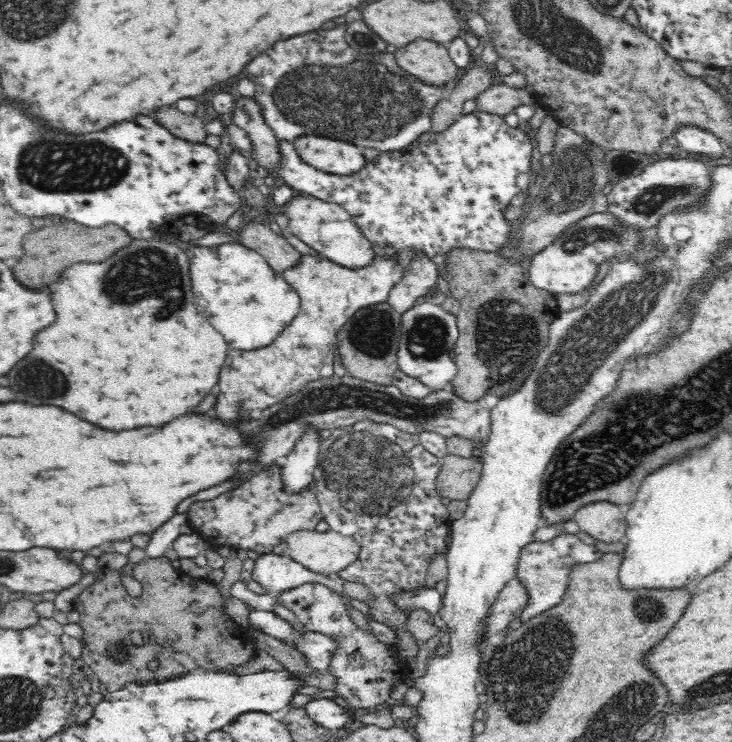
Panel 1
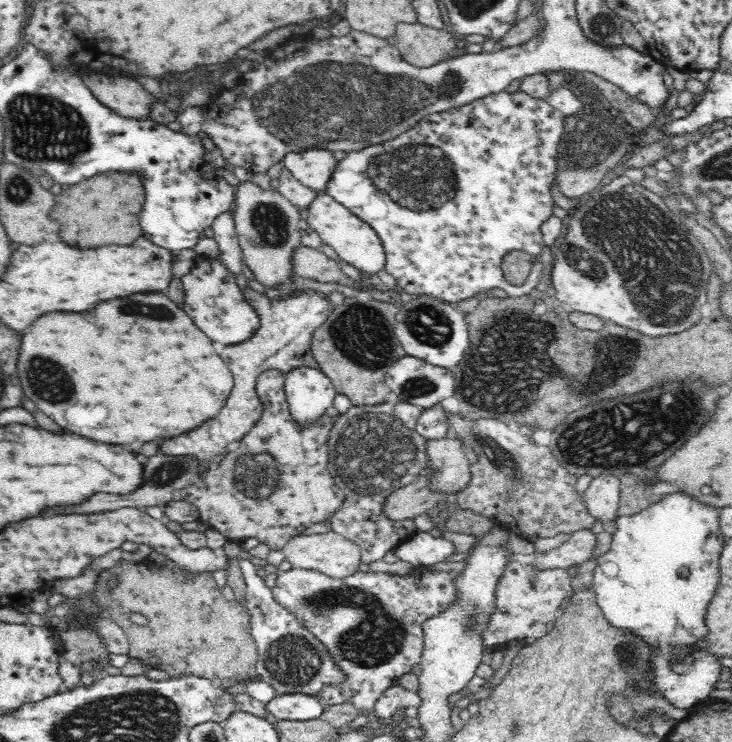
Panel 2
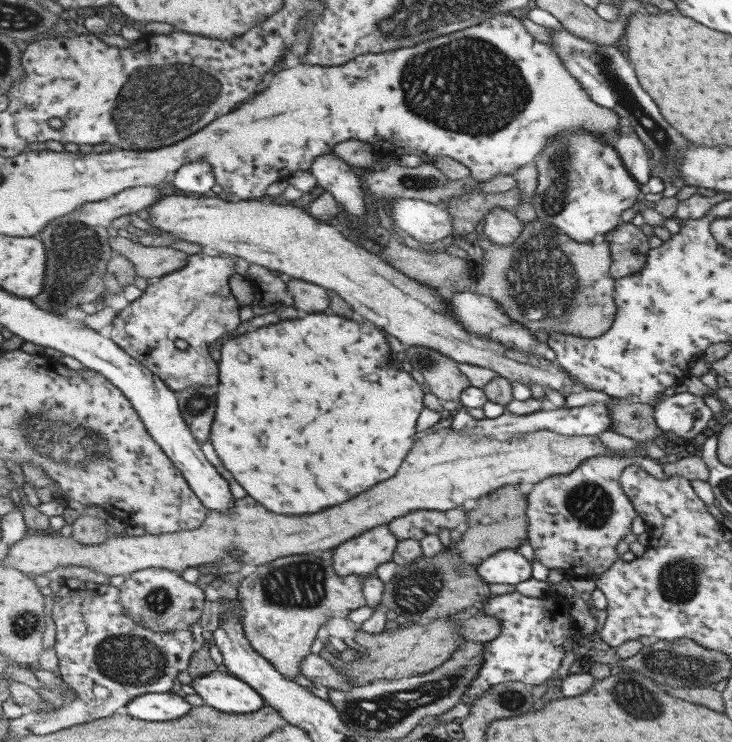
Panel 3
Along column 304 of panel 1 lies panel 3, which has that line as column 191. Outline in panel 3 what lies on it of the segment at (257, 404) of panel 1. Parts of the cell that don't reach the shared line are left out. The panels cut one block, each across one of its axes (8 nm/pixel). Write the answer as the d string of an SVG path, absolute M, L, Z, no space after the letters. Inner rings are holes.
M203 251L190 256L189 262L179 270L152 281L142 295L119 311L113 320L111 338L124 348L135 360L160 376L174 391L189 386L219 384L219 364L209 352L209 344L223 338L229 330L237 330L241 324L241 307L231 294L229 278L237 274L235 258L221 258L217 254ZM177 338L188 343L184 350L177 348Z

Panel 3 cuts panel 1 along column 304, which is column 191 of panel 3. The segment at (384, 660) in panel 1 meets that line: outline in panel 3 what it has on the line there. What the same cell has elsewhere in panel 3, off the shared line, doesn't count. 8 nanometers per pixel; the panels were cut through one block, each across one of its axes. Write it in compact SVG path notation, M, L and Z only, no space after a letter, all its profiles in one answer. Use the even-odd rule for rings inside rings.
M147 568L130 574L120 586L121 604L126 613L153 632L191 630L204 614L206 595L205 589L187 582L180 573L161 568Z

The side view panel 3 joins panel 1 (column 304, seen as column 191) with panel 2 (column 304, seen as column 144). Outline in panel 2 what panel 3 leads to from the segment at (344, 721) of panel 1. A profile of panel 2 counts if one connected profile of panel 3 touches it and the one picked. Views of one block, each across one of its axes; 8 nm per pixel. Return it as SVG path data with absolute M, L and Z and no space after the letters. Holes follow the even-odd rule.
M300 694L276 695L266 704L266 710L272 720L303 721L311 718L320 718L324 708L316 696Z

